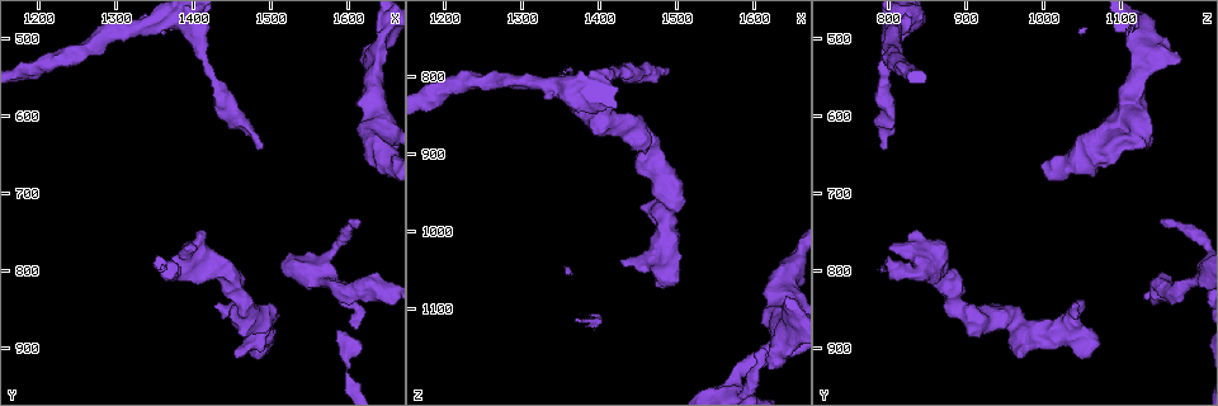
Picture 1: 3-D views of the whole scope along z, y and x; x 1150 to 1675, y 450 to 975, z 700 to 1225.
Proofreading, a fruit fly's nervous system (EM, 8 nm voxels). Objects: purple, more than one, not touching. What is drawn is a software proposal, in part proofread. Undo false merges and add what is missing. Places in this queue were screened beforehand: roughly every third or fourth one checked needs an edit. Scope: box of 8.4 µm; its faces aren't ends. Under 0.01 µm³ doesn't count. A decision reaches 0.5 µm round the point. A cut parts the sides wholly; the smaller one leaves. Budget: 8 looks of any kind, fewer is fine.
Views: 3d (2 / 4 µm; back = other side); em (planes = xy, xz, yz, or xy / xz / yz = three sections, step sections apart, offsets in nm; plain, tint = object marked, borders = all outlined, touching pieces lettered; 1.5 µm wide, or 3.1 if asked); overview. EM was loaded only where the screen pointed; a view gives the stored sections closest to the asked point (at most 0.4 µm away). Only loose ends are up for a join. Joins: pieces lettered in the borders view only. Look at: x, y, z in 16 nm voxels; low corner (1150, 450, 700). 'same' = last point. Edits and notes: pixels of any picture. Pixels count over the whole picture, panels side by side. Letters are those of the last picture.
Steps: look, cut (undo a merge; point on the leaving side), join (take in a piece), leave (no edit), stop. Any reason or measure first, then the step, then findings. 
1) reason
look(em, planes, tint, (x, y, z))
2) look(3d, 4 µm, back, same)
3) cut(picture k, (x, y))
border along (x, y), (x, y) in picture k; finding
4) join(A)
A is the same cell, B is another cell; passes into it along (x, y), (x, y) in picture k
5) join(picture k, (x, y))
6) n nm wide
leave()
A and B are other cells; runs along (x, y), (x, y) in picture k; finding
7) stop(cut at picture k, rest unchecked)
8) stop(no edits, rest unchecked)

an open end
look(3d, 4 µm, (1455, 910, 965))

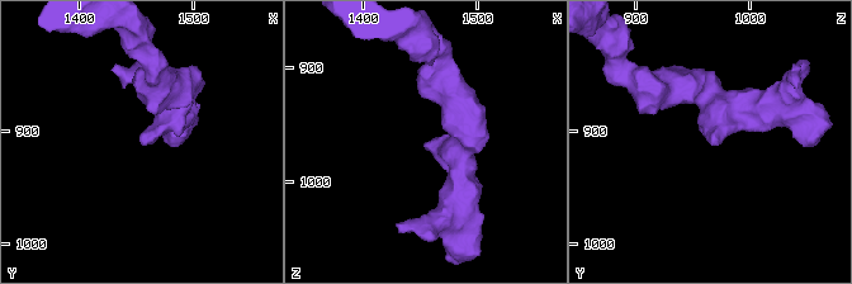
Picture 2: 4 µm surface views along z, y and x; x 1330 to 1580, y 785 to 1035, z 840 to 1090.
shape alone is not enough
look(em, planes, borders, (1454, 910, 968))

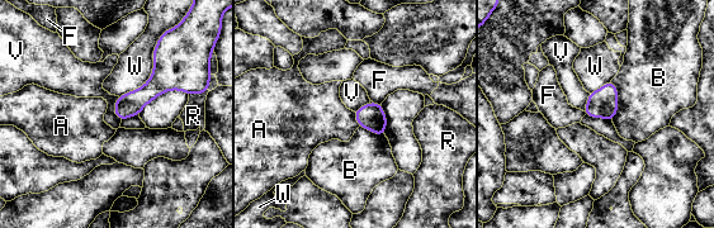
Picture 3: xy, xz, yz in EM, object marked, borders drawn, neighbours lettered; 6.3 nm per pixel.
leave()
A, B, F, R, V and W are other cells; border along (353, 112), (359, 126) in picture 3; none of them fits

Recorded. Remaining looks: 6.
branch stops here
look(3d, 2 µm, back, (1610, 735, 1150))

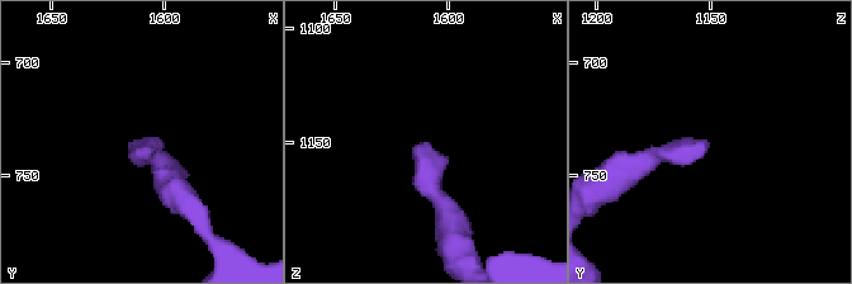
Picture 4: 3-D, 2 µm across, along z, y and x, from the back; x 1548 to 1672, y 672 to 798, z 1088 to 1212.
look(em, planes, borders, (1609, 733, 1152))

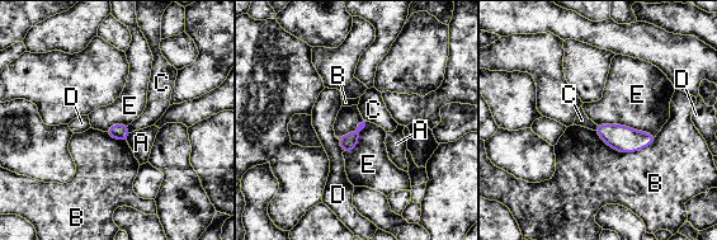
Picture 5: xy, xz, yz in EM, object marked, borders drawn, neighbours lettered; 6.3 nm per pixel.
B touches over 400 nm
leave()
A, B, C, D and E are other cells; border along (364, 121), (358, 144), (343, 153) in picture 5; none of them fits

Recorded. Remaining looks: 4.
long arm stops here
look(3d, 4 µm, (1490, 640, 795))

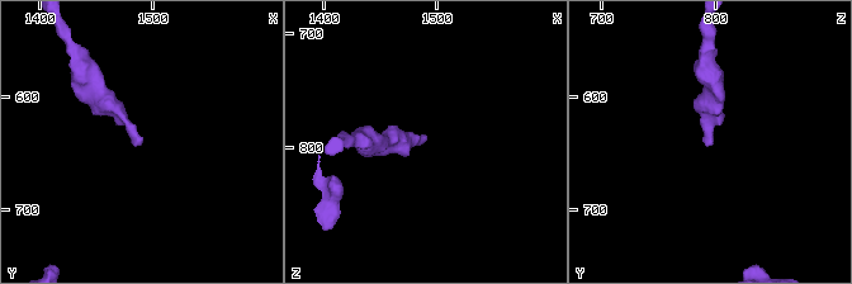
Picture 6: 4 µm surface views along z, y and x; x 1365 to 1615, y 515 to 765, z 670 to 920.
shape alone is not enough
look(em, xy, step 4, tint, (1490, 640, 792))

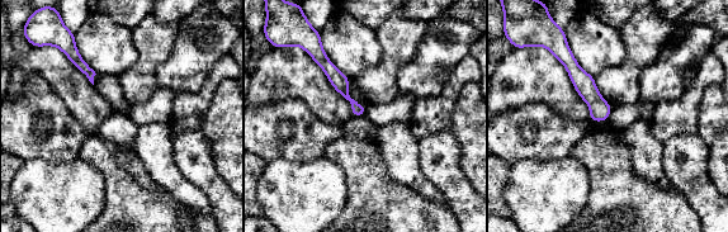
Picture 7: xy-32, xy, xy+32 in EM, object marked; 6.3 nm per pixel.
look(em, planes, borders, same)

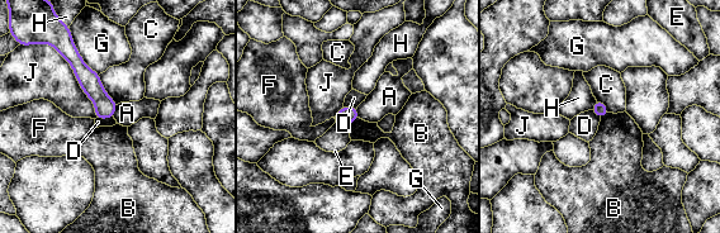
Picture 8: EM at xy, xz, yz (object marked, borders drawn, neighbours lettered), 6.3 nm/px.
leave()
A, B, C, D, E, F, G, H and J are other cells; none of them fits

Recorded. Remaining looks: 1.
stop(no edits, rest unchecked)

